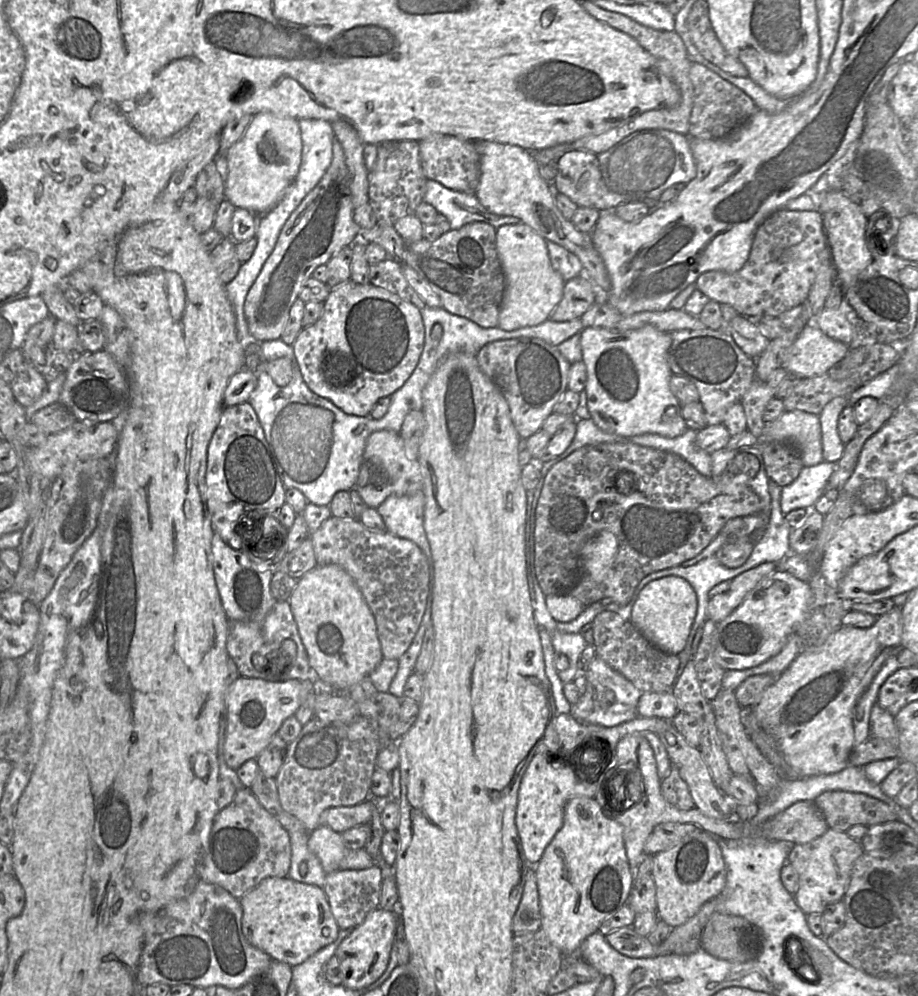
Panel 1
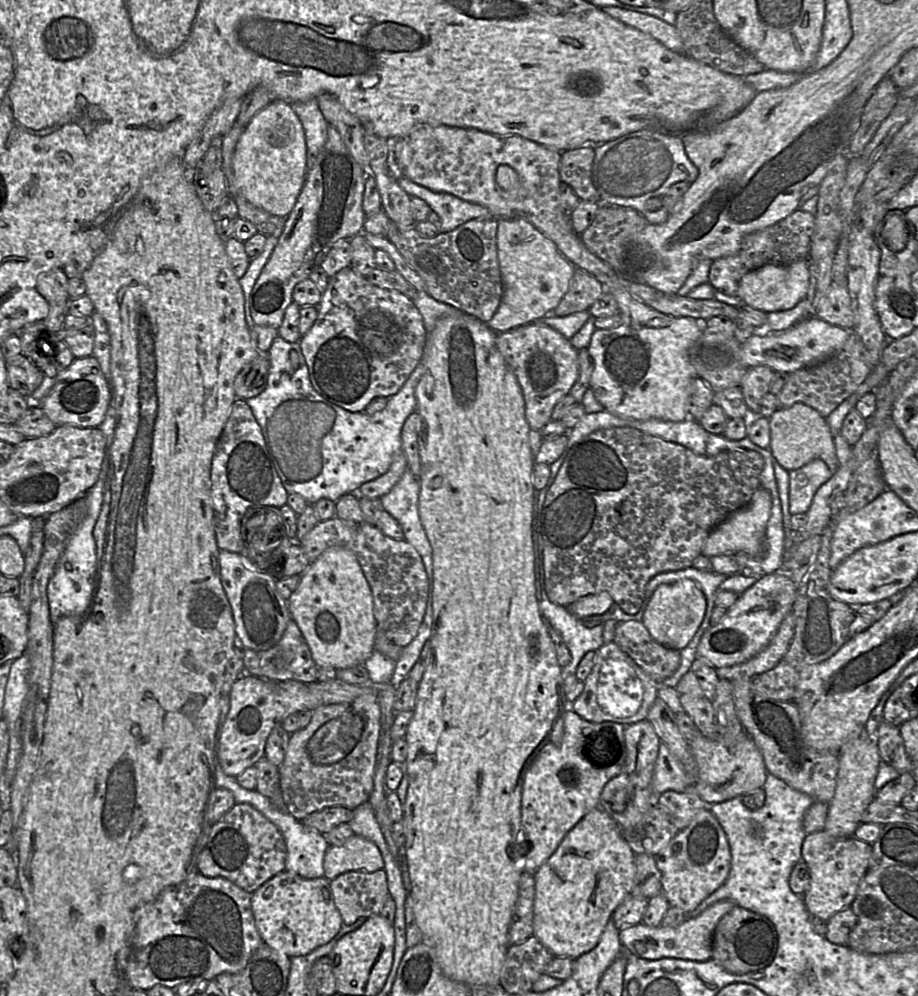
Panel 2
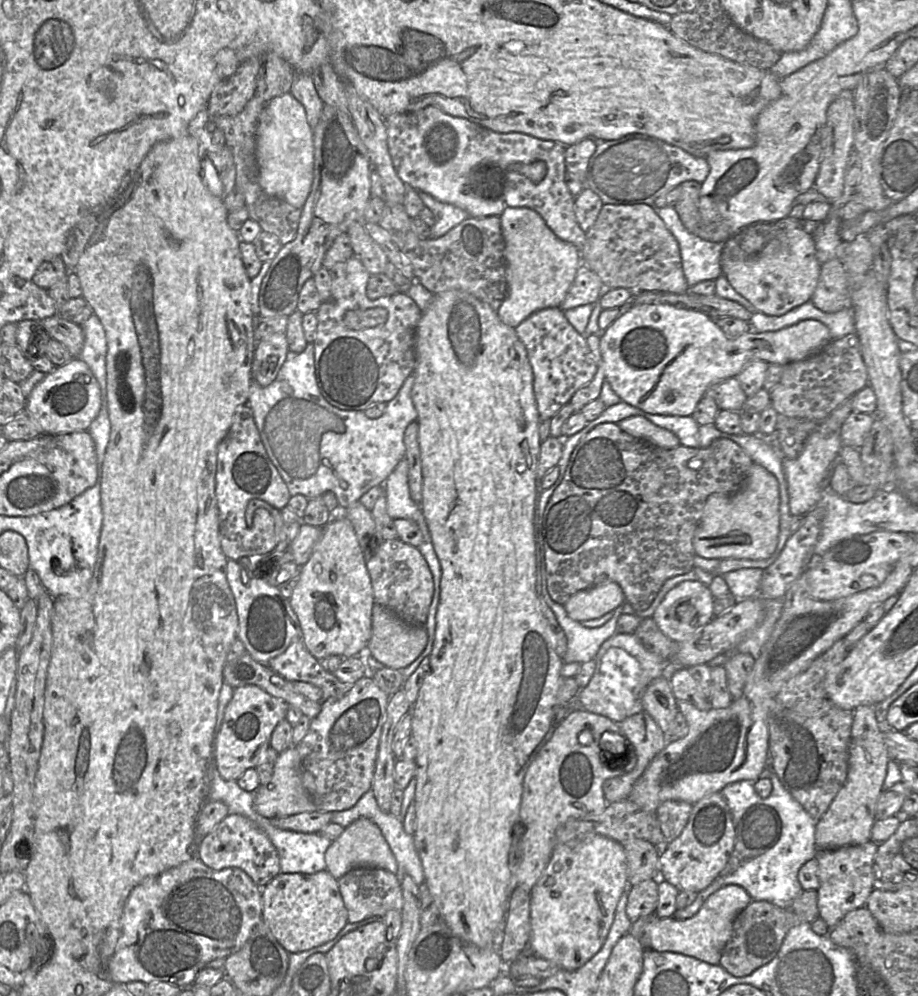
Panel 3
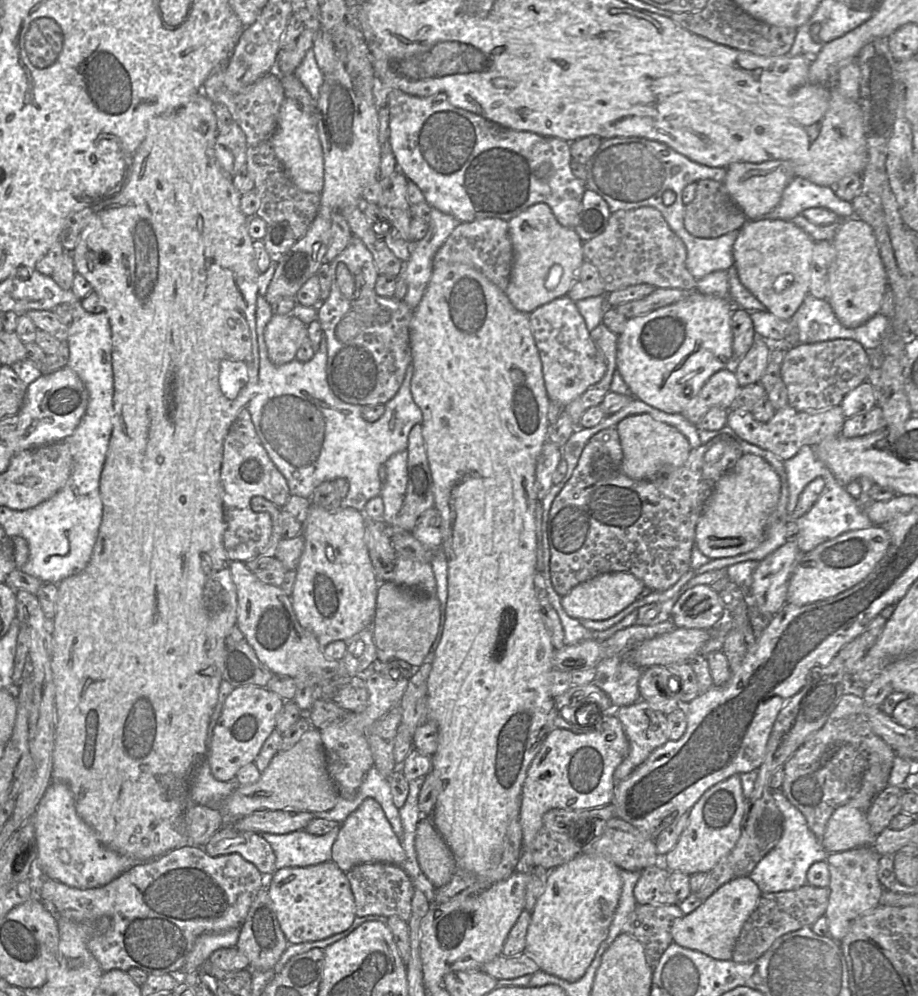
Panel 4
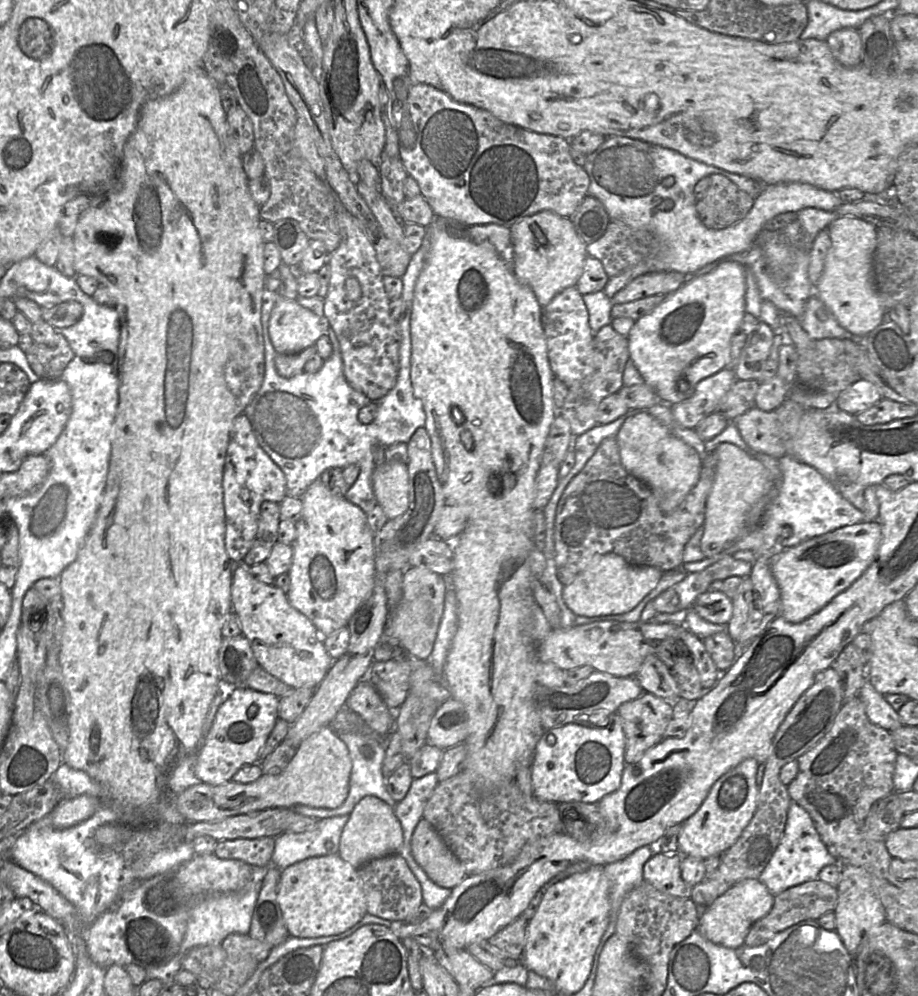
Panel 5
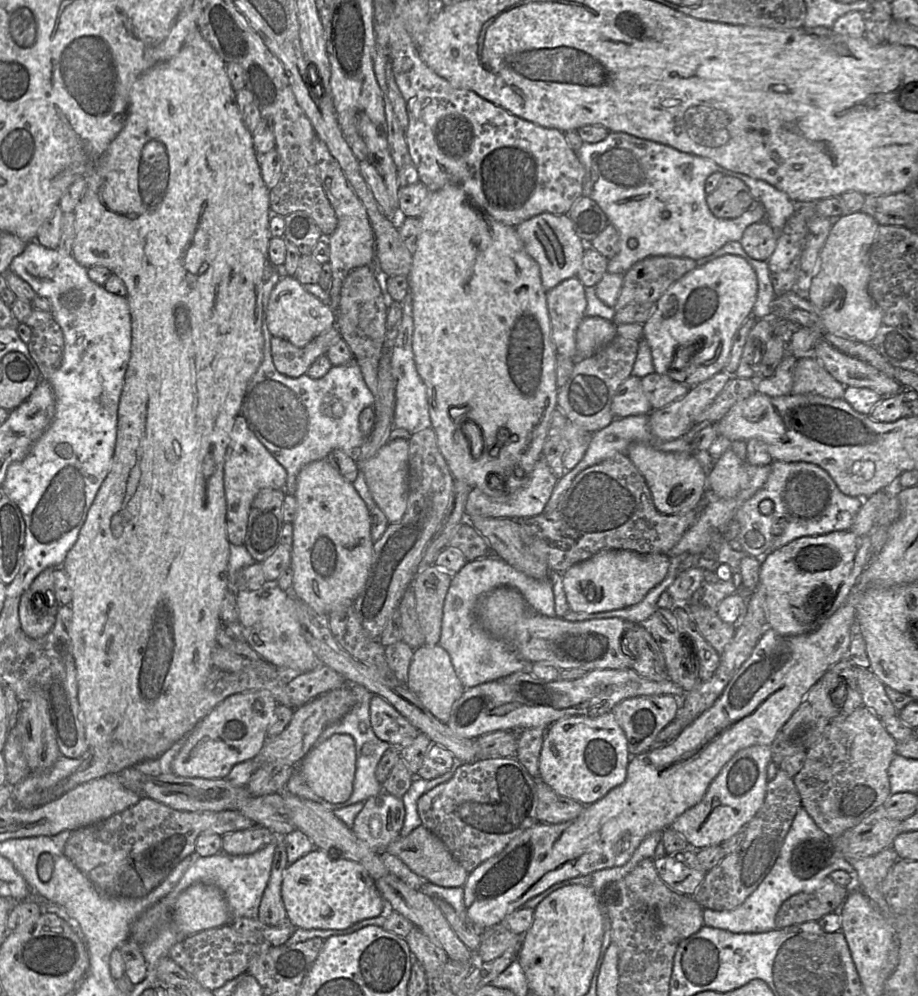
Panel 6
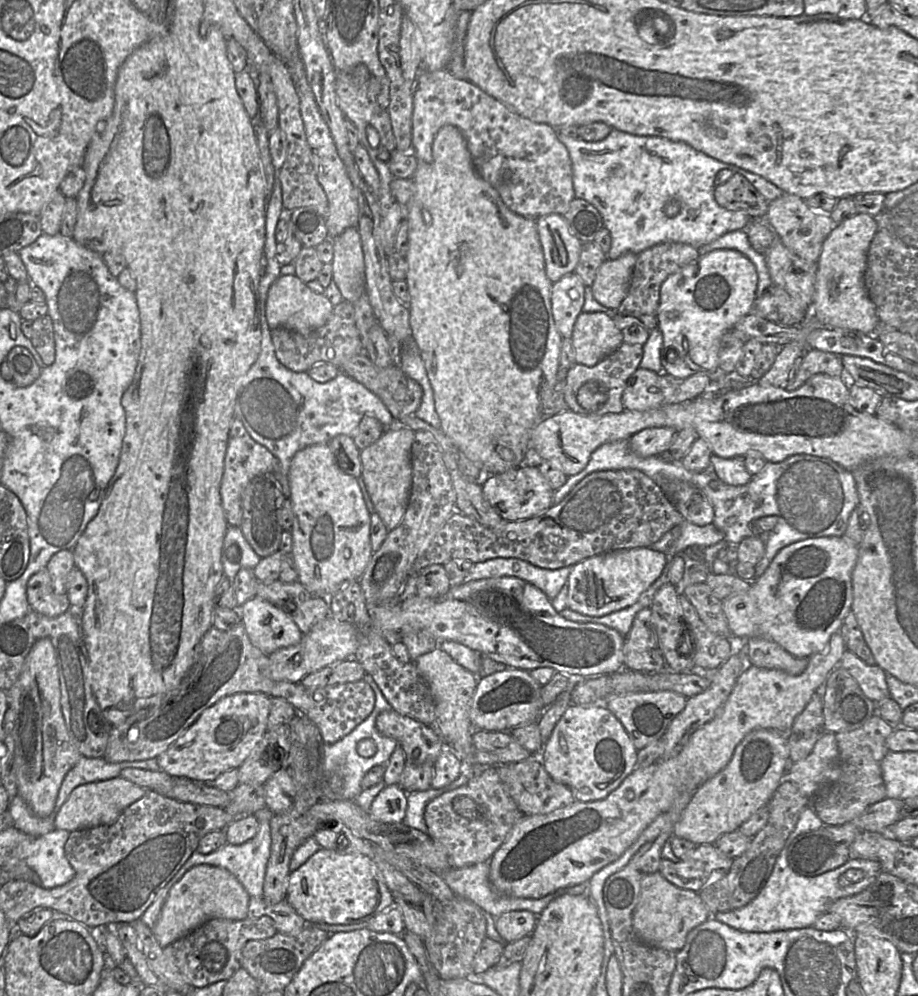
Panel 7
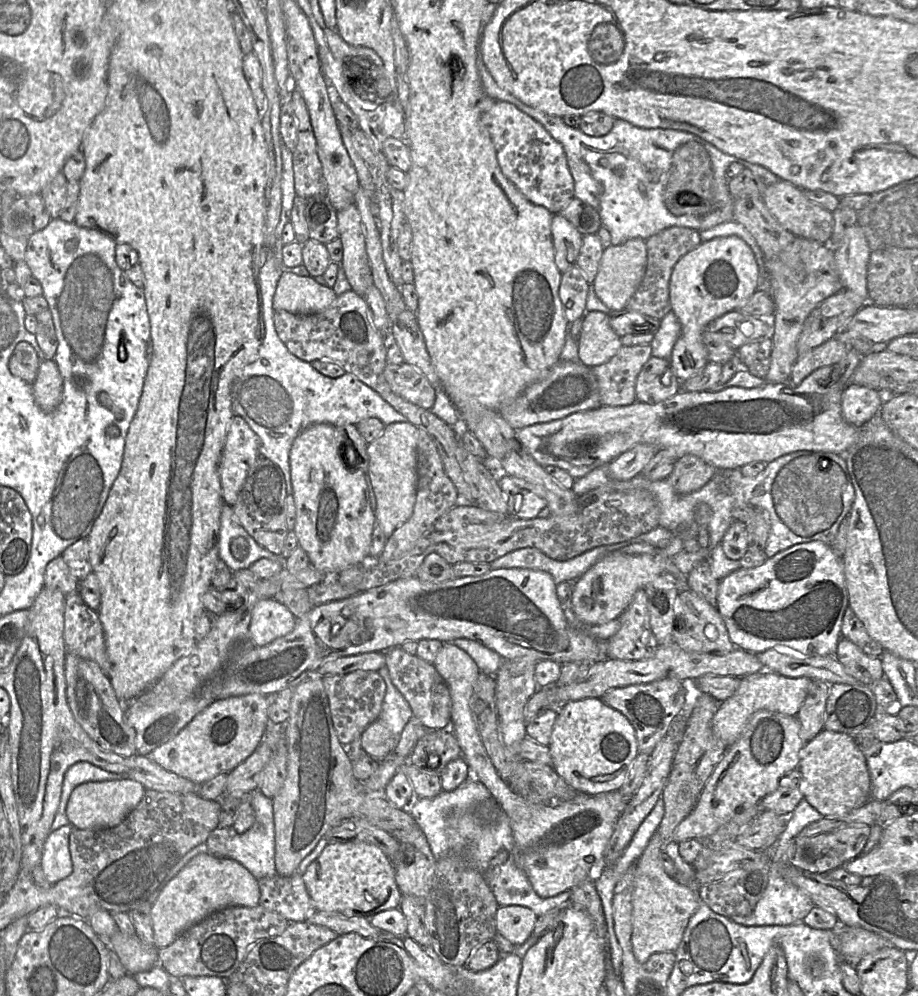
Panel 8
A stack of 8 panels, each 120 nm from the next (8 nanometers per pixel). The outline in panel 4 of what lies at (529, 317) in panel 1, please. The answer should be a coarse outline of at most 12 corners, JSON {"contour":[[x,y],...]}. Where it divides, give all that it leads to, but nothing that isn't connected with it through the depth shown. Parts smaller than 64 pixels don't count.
{"contour":[[537,203],[508,221],[505,293],[519,311],[566,296],[583,241]]}

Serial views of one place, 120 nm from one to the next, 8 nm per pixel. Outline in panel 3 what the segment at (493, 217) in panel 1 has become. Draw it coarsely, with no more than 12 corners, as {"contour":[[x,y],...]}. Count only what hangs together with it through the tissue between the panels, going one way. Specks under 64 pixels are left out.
{"contour":[[418,191],[432,211],[435,224],[429,238],[443,236],[471,217],[457,206]]}

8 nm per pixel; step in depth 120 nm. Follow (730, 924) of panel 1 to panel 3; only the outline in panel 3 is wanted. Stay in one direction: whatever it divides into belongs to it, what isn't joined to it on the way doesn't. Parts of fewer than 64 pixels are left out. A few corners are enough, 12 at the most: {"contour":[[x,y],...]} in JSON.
{"contour":[[816,890],[787,908],[752,900],[719,965],[744,977],[770,962],[787,932],[819,916]]}

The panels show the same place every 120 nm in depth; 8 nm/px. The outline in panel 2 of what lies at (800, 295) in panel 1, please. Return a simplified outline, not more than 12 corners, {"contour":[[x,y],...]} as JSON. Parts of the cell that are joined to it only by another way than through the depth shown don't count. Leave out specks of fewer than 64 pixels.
{"contour":[[796,209],[713,261],[708,283],[738,297],[766,264],[808,260],[815,215]]}

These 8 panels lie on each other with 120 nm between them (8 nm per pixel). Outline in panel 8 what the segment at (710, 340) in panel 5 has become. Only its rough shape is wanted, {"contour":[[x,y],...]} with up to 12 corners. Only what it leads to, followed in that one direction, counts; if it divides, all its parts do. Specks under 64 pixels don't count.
{"contour":[[738,236],[701,242],[674,266],[682,382],[709,362],[702,336],[759,288]]}

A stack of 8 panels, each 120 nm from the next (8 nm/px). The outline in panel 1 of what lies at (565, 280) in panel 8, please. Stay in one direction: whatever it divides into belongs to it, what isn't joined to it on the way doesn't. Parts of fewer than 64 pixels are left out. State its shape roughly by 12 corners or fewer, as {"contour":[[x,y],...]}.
{"contour":[[542,339],[493,341],[476,359],[521,440],[568,390],[571,364]]}

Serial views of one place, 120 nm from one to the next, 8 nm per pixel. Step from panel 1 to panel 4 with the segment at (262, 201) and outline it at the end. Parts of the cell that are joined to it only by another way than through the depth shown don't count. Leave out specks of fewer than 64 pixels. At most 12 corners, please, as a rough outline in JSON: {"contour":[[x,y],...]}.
{"contour":[[285,97],[271,144],[291,181],[320,193],[313,115]]}

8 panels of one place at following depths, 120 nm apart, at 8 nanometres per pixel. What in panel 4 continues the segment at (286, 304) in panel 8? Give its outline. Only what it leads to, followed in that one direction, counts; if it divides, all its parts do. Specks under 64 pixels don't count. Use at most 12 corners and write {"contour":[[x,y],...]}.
{"contour":[[273,315],[264,339],[272,364],[296,359],[308,339],[293,315]]}

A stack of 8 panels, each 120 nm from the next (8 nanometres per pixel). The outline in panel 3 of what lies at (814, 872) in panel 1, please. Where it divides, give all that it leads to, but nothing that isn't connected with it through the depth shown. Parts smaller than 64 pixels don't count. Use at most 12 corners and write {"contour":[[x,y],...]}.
{"contour":[[878,844],[817,850],[817,907],[831,929],[865,907]]}

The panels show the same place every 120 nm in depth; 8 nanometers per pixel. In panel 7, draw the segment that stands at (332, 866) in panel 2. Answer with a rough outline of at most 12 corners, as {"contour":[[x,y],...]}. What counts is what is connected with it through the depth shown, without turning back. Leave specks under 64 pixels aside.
{"contour":[[386,785],[368,808],[384,823],[402,822],[407,792]]}

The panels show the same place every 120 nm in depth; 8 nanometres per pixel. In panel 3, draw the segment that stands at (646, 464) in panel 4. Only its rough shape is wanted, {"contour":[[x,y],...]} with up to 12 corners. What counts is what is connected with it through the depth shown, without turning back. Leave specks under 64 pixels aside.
{"contour":[[643,416],[617,425],[634,438],[659,448],[680,445],[674,433]]}

